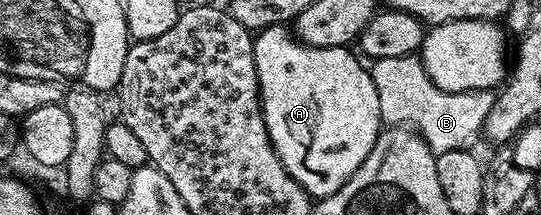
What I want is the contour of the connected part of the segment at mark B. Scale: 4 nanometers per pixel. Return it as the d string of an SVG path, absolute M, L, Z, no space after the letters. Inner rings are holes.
M419 56L399 57L398 59L378 59L372 61L370 72L374 79L374 87L378 91L378 107L380 119L388 127L407 127L417 133L431 147L435 154L446 151L462 151L463 149L475 150L476 140L481 140L486 115L490 115L490 107L494 107L496 93L490 89L477 89L474 93L451 93L442 91L430 79L424 70L424 65Z

